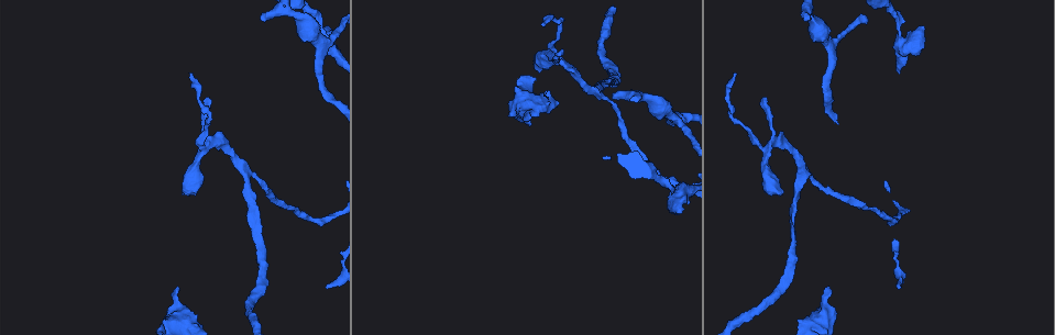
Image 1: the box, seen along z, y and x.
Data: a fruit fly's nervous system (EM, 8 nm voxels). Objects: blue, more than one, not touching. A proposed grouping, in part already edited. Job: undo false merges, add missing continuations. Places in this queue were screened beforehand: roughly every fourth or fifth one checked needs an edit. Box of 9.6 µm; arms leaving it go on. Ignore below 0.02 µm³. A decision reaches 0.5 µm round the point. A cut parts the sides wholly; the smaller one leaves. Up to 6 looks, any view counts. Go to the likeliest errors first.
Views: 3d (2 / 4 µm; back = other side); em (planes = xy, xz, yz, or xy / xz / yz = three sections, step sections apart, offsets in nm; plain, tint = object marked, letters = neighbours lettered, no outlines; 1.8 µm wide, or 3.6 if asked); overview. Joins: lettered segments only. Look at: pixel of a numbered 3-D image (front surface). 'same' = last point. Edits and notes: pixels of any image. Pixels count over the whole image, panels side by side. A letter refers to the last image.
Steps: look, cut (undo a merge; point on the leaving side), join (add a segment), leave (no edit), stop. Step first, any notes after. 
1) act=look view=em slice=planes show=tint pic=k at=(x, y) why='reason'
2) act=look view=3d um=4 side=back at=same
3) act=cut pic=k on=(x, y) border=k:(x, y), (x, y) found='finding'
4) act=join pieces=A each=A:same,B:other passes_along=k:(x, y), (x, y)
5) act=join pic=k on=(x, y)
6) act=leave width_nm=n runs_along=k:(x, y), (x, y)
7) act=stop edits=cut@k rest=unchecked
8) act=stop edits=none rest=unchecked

act=look view=3d um=2 pic=1 at=(827, 287) why='free end'

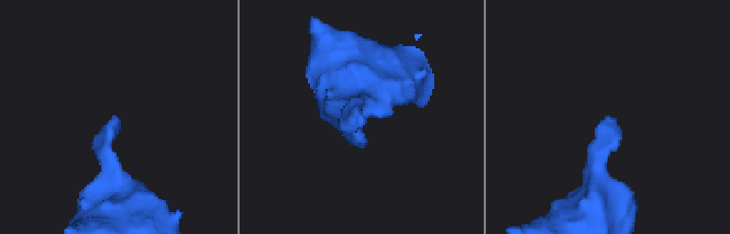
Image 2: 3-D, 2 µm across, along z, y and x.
act=look view=em slice=planes show=tint pic=2 at=(361, 124) why='shape alone is not enough'

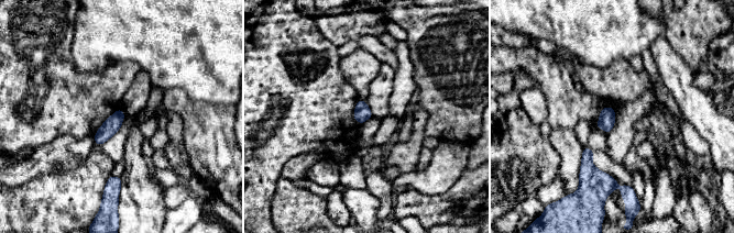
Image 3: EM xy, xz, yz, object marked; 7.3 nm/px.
act=look view=em slice=planes show=letters at=same

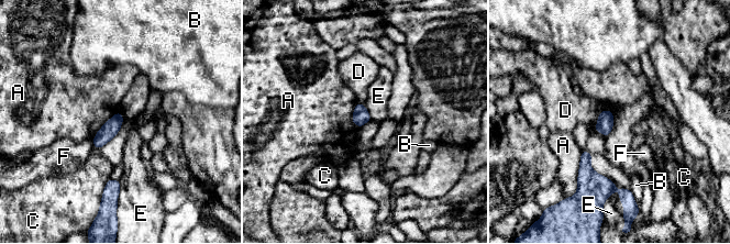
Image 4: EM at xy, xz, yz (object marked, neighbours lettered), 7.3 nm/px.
act=leave each=A:other,B:other,C:other,D:other,E:other,F:other border=4:(581, 153), (576, 189) found='none of them fits'

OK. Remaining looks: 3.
act=look view=3d um=2 pic=1 at=(924, 28)

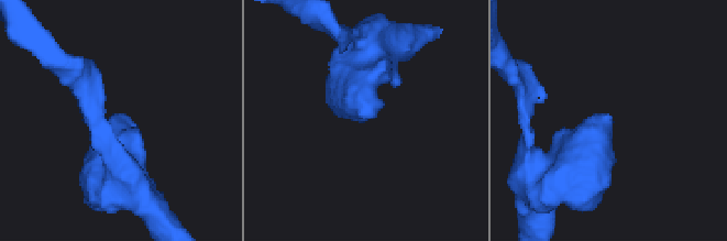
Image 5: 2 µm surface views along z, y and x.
act=look view=em slice=xz step=16 show=letters pic=5 at=(361, 116)

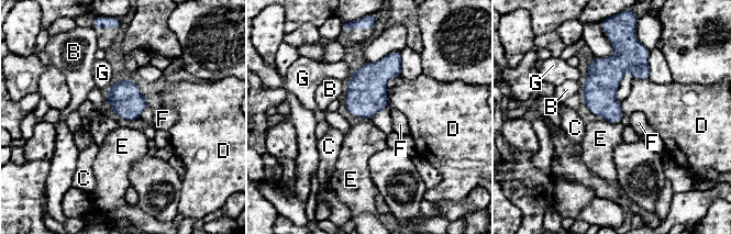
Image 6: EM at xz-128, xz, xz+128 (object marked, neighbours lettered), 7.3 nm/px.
act=leave width_nm=180 each=B:other,C:other,D:other,E:other,F:other,G:other border=6:(604, 119), (610, 122), (620, 122) found='no lettered segment goes on from it'

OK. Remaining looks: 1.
act=stop edits=none rest=unchecked

